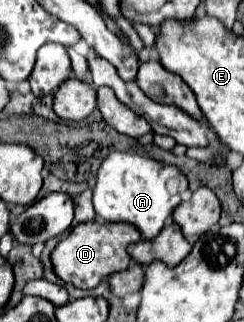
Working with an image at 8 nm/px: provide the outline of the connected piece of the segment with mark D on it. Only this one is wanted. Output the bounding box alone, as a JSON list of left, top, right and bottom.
[51,221,141,289]

